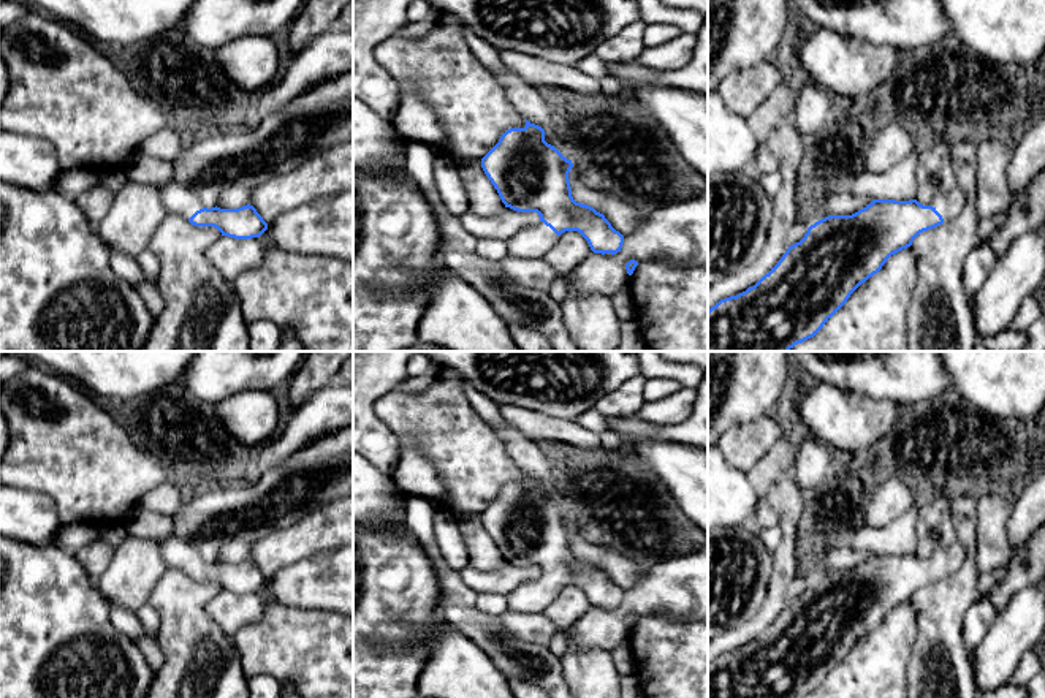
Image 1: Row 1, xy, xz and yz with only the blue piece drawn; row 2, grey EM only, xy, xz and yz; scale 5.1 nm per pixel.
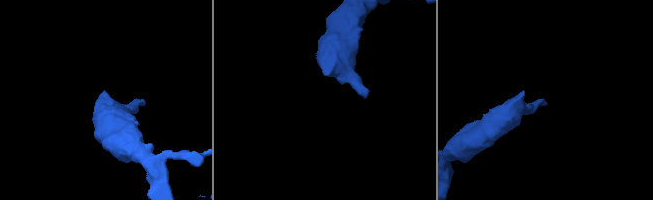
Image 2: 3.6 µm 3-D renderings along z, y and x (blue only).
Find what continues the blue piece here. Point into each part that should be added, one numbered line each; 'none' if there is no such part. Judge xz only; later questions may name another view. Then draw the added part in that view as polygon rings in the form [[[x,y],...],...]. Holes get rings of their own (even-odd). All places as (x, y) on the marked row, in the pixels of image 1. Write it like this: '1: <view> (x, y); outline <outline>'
1: xz (534, 241); outline [[[543,222],[529,223],[507,239],[507,253],[515,258],[545,258],[557,242],[557,234]]]

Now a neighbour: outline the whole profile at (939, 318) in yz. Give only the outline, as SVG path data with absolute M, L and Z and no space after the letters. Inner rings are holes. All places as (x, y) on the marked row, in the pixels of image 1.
M956 139L950 161L956 187L966 195L963 212L920 233L912 250L917 255L917 280L907 313L909 351L974 351L974 315L961 280L963 264L977 247L980 218L974 201L975 142Z

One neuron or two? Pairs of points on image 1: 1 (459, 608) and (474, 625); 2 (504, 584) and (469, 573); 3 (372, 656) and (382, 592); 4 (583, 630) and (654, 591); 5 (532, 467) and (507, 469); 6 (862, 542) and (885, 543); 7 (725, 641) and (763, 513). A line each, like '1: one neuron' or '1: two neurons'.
1: one neuron
2: one neuron
3: one neuron
4: one neuron
5: two neurons
6: one neuron
7: two neurons

